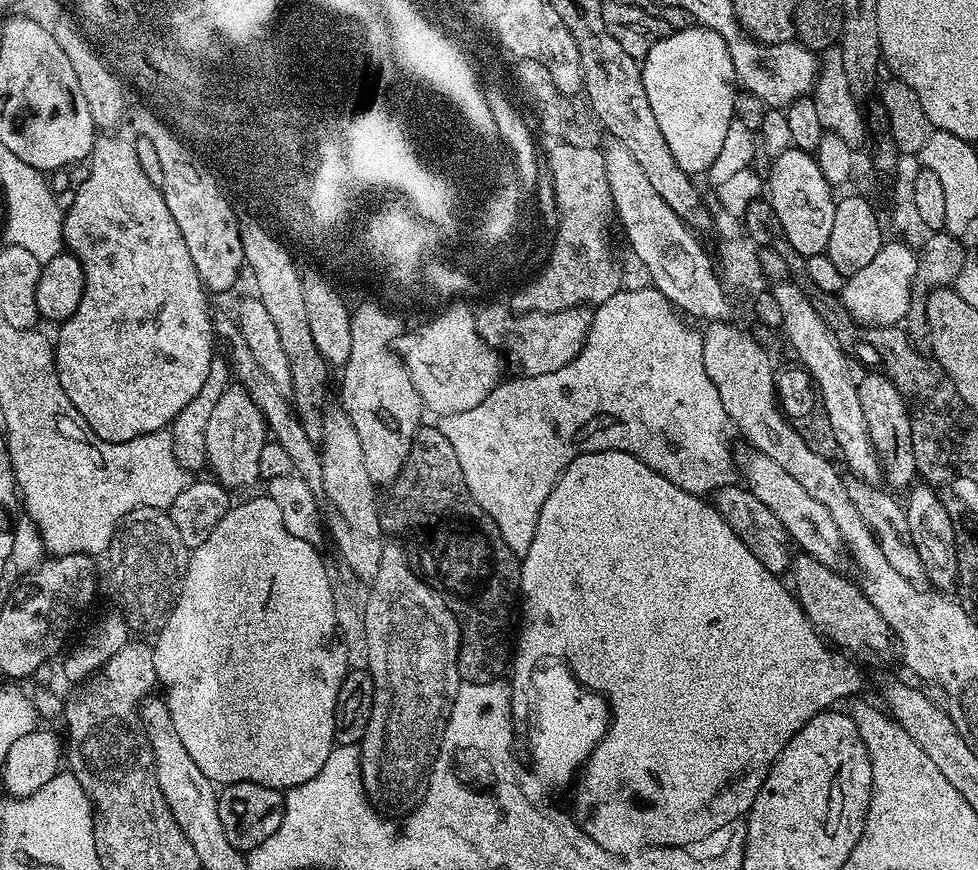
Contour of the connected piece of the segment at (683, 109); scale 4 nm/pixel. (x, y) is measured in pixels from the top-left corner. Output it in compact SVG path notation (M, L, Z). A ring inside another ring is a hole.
M699 26L669 31L643 56L640 73L674 162L686 173L707 173L722 150L738 91L734 62L722 34Z

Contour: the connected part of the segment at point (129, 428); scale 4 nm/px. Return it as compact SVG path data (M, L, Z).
M121 134L101 135L92 147L89 168L90 178L72 192L72 205L64 212L64 246L78 258L78 262L82 262L86 286L82 290L82 302L78 302L78 310L74 310L74 314L70 314L70 318L59 325L60 333L54 336L56 373L66 398L70 398L70 402L78 410L89 433L97 440L105 440L107 444L117 444L130 442L142 434L165 431L172 419L180 413L182 406L186 406L186 402L190 402L190 398L194 398L194 394L202 390L202 382L206 382L214 359L212 316L208 313L209 297L205 286L198 278L198 270L194 270L194 258L190 258L190 250L186 250L186 242L178 230L178 222L174 222L166 206L163 191L147 178L124 137Z

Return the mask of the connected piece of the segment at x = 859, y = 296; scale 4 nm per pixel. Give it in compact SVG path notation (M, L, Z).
M896 240L889 244L888 241L881 243L878 254L874 254L872 261L862 266L858 274L847 277L842 299L852 319L861 326L873 328L899 325L910 306L917 253L911 243Z

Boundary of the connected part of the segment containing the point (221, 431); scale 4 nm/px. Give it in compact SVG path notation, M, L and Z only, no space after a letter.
M244 386L225 388L210 413L210 422L206 422L206 464L209 469L212 467L215 482L221 488L234 490L258 480L258 454L262 454L262 446L269 436L270 429L251 391Z

